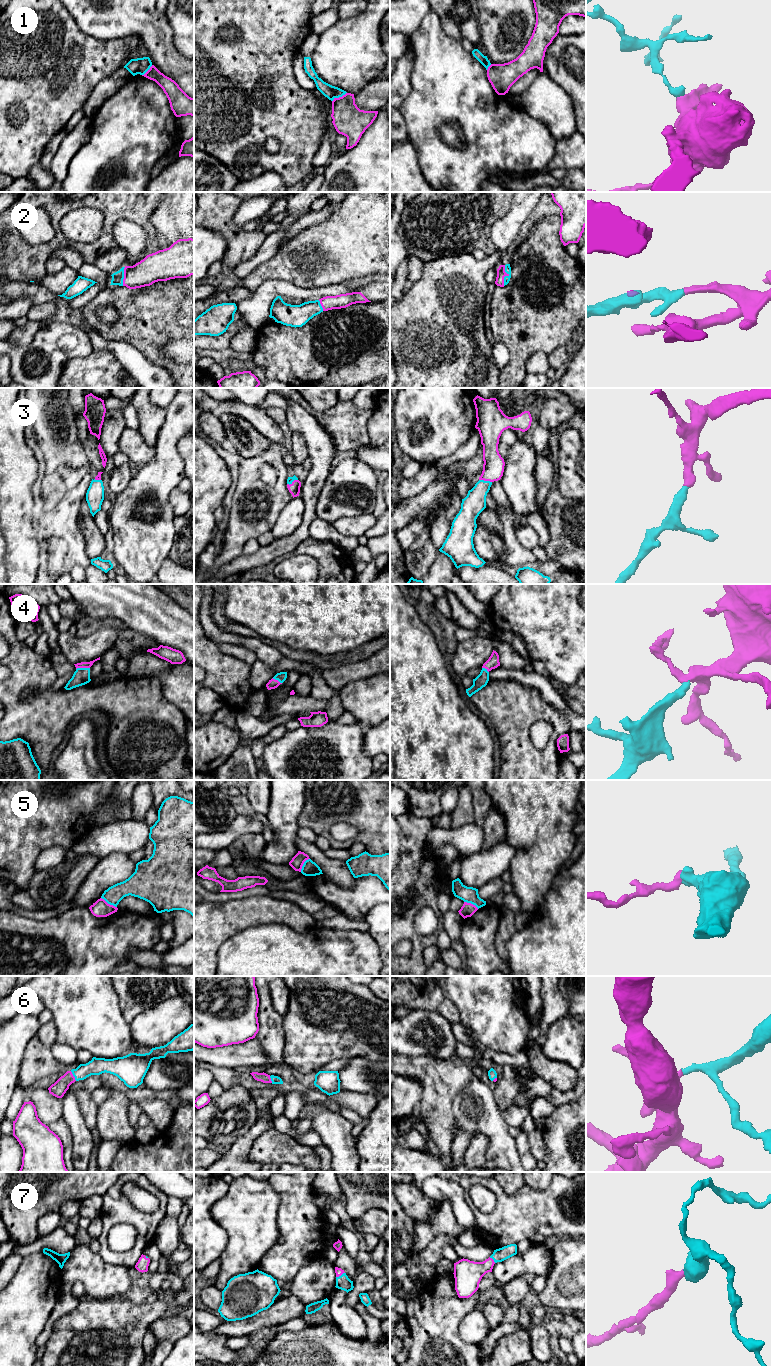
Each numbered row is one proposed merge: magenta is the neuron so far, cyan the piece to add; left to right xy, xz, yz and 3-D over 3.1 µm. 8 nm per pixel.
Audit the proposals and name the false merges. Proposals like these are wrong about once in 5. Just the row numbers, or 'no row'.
1, 5

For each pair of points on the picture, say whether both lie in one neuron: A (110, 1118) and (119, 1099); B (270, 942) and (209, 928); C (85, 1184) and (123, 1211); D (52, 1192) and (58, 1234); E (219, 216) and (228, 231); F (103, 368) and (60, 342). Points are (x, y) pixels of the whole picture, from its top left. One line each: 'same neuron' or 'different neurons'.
A: same neuron
B: different neurons
C: different neurons
D: different neurons
E: same neuron
F: different neurons

